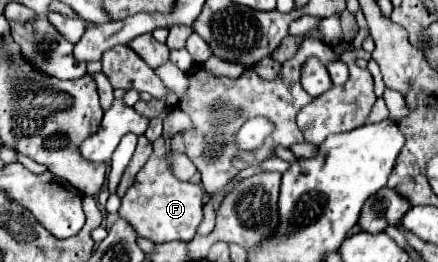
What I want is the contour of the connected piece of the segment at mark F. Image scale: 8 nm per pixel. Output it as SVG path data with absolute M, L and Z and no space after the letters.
M167 138L155 140L151 158L139 170L135 184L121 198L119 208L119 216L125 218L139 236L155 244L173 240L189 242L197 234L197 226L203 220L203 188L191 182L177 180L169 170L167 154L169 154L169 140Z

